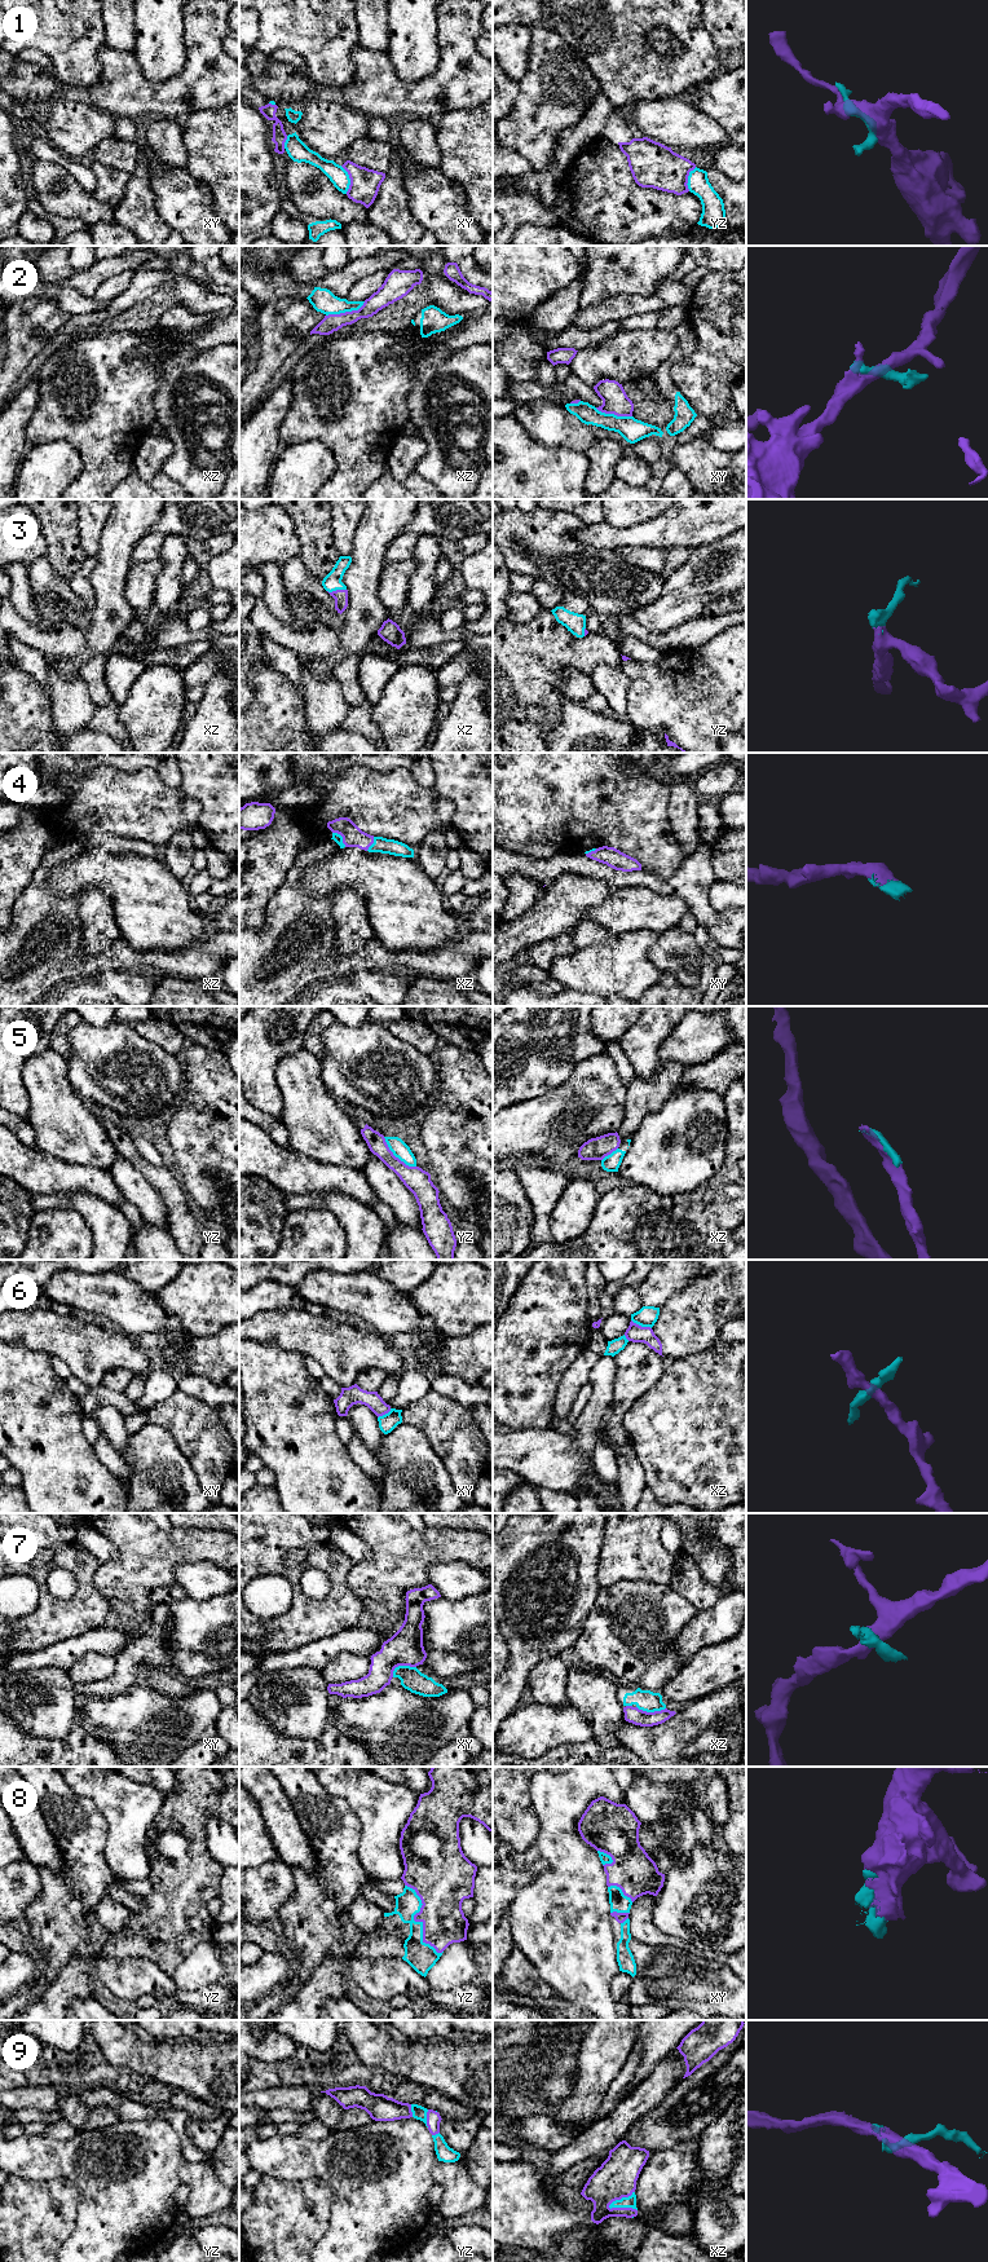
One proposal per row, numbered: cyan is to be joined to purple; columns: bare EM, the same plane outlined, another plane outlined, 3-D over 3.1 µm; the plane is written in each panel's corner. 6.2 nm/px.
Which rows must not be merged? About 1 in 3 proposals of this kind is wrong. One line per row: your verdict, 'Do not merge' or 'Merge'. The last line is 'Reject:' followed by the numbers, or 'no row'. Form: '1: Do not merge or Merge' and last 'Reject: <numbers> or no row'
1: Do not merge
2: Do not merge
3: Merge
4: Merge
5: Do not merge
6: Do not merge
7: Do not merge
8: Merge
9: Merge
Reject: 1, 2, 5, 6, 7

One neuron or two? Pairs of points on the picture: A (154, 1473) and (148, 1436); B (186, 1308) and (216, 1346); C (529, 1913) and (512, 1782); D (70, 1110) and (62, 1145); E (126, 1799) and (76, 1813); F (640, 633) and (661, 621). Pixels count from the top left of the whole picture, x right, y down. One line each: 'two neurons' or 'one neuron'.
A: one neuron
B: two neurons
C: two neurons
D: one neuron
E: two neurons
F: two neurons

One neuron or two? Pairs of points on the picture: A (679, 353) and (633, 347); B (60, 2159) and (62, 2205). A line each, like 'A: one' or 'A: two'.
A: two
B: two

